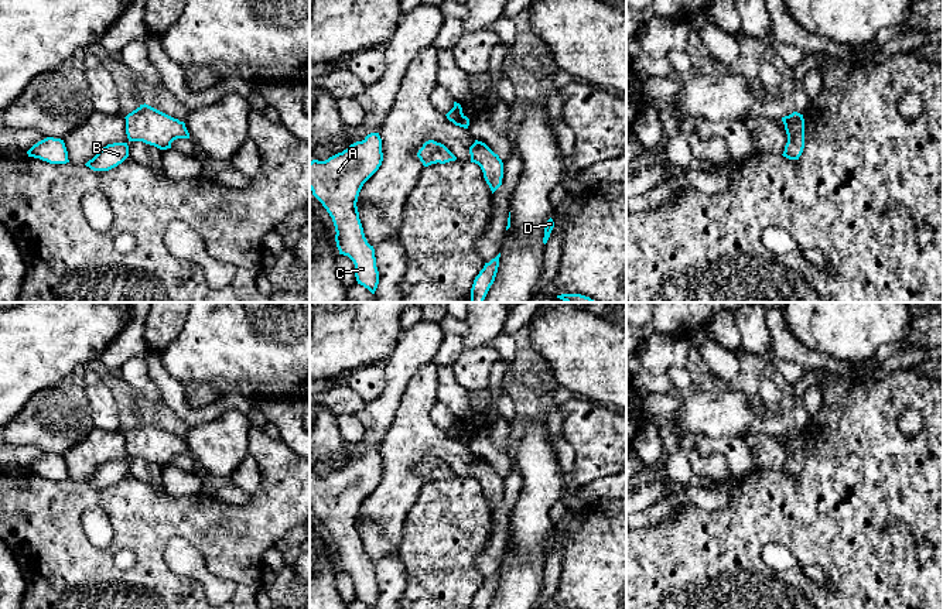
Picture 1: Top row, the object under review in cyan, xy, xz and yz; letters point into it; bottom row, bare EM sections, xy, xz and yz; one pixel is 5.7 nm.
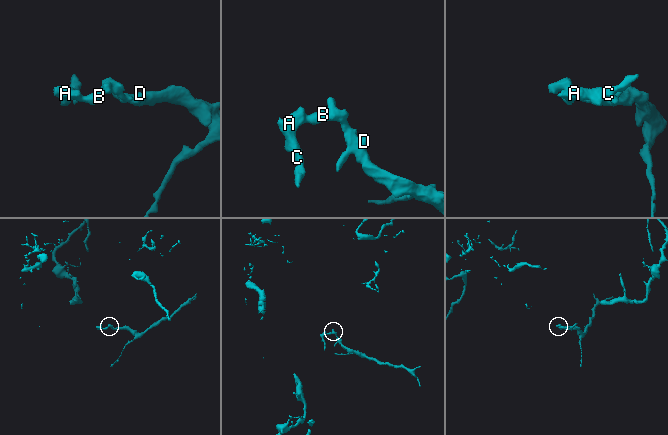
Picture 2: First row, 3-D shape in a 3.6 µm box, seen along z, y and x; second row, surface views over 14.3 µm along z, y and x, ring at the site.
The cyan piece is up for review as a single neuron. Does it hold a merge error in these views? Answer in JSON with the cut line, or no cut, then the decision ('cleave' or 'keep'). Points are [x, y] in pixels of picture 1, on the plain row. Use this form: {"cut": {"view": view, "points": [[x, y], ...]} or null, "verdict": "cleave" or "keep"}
{"cut": null, "verdict": "keep"}

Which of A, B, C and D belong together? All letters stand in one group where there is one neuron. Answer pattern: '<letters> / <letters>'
A B C D

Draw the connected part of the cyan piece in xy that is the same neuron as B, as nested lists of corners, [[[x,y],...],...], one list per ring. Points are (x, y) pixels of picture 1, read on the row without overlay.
[[[113,459],[103,463],[85,482],[93,487],[109,487],[122,480],[129,473],[127,459]]]

